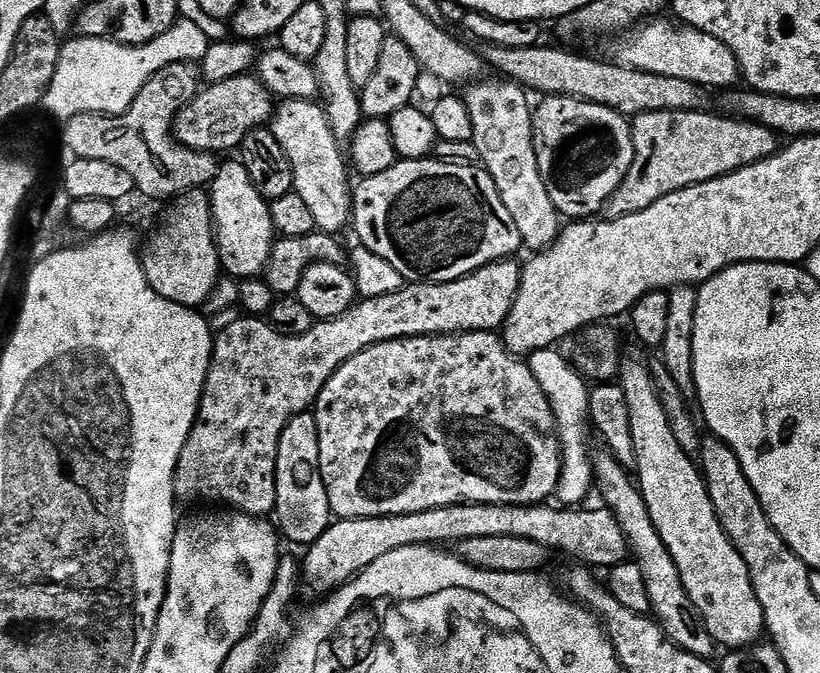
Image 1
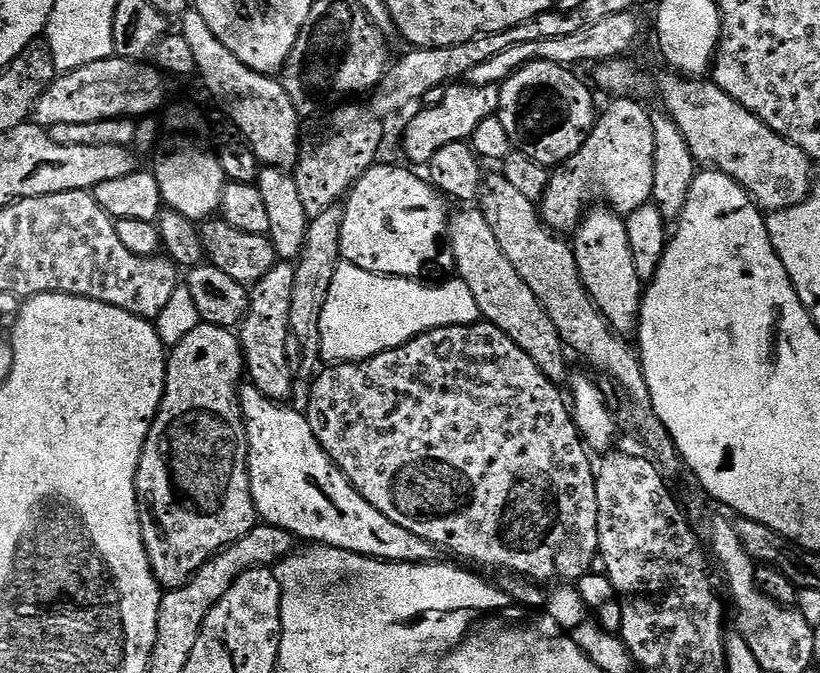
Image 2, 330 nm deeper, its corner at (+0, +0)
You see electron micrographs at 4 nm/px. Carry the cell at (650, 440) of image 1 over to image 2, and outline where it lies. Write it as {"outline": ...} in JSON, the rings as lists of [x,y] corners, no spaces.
{"outline":[[[607,206],[593,207],[581,220],[574,233],[574,251],[578,274],[609,326],[621,337],[628,338],[640,326],[640,301],[645,285],[638,278],[634,253],[630,250],[630,234],[626,234],[625,217]]]}

